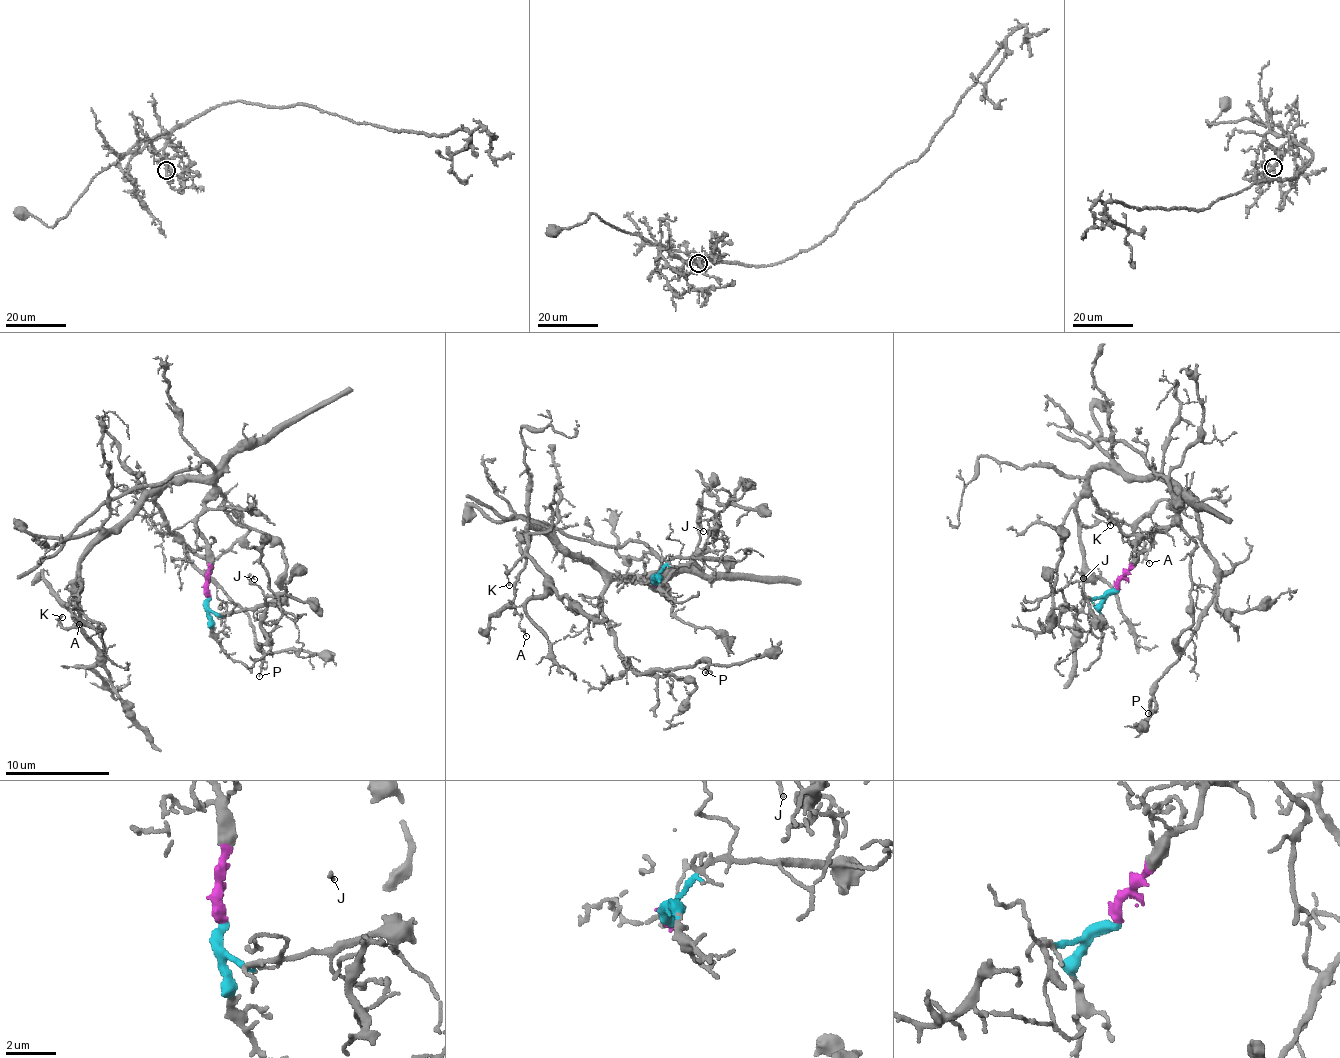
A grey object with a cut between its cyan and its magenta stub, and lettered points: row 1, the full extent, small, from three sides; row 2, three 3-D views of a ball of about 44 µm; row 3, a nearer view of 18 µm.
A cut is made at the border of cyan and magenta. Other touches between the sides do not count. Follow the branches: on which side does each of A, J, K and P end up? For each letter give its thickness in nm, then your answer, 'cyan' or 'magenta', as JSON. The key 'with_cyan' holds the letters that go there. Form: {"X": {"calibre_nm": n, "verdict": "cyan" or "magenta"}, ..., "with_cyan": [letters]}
{"A": {"calibre_nm": 170, "verdict": "magenta"}, "J": {"calibre_nm": 80, "verdict": "cyan"}, "K": {"calibre_nm": 70, "verdict": "magenta"}, "P": {"calibre_nm": 80, "verdict": "magenta"}, "with_cyan": ["J"]}

